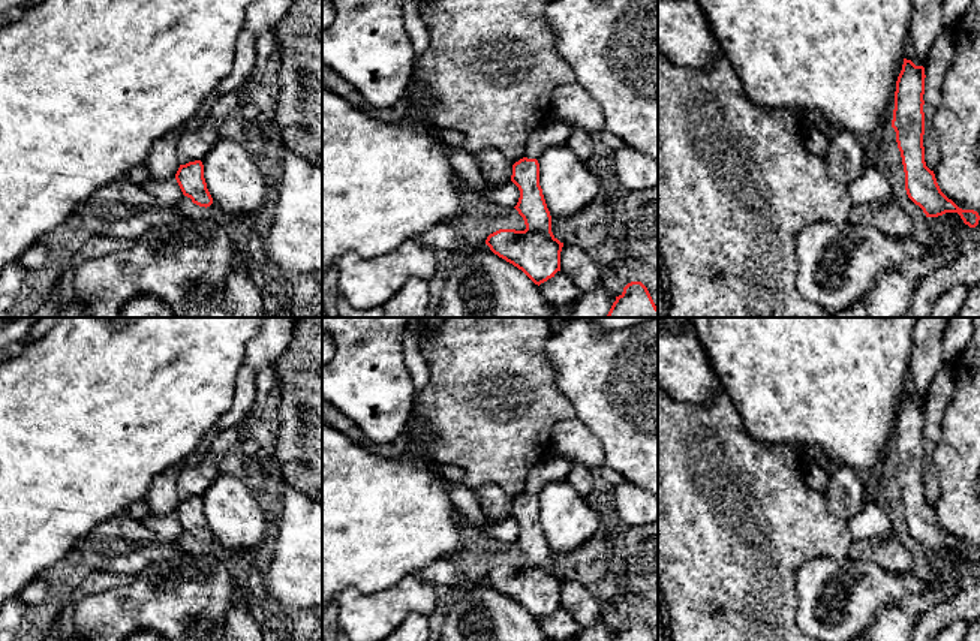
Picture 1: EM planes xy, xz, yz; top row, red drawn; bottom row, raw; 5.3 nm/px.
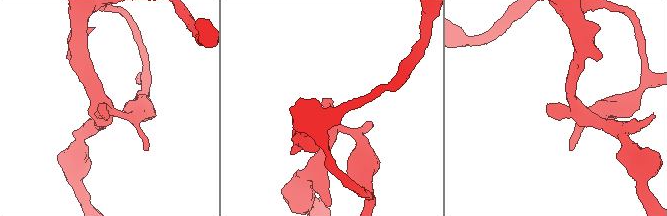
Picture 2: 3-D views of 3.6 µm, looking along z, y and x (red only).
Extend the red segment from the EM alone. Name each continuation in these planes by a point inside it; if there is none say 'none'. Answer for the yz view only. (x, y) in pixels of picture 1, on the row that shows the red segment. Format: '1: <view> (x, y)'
none

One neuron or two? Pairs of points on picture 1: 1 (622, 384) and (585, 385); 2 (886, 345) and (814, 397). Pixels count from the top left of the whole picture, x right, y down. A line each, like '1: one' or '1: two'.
1: one
2: one

